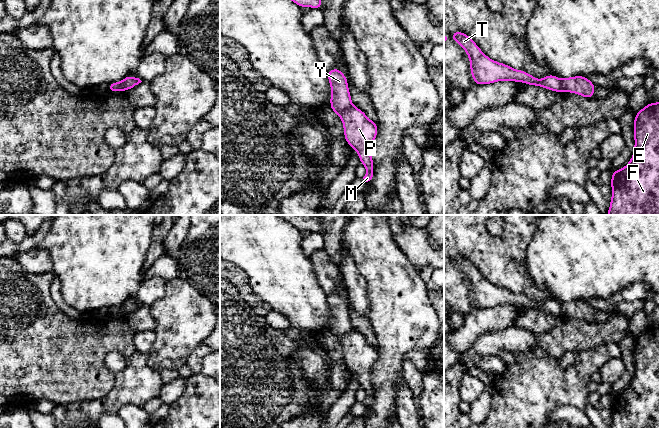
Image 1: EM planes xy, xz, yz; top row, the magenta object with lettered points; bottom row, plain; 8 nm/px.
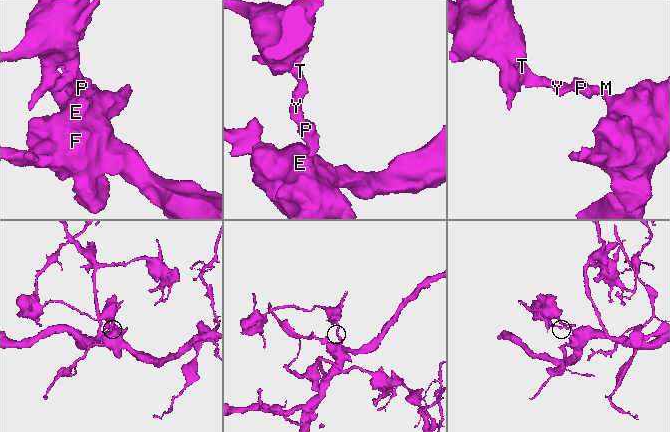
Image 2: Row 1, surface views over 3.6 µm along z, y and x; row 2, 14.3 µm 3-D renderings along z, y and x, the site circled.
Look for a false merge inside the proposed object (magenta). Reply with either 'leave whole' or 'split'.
split

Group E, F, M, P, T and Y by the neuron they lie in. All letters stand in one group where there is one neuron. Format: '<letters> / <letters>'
E F M P / T Y

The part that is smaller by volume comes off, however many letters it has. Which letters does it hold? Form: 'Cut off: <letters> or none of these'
Cut off: T, Y

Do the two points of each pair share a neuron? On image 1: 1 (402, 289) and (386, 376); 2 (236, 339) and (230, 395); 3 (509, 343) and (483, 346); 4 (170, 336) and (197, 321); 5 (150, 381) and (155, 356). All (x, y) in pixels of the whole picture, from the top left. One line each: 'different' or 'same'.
1: same
2: same
3: same
4: same
5: different

